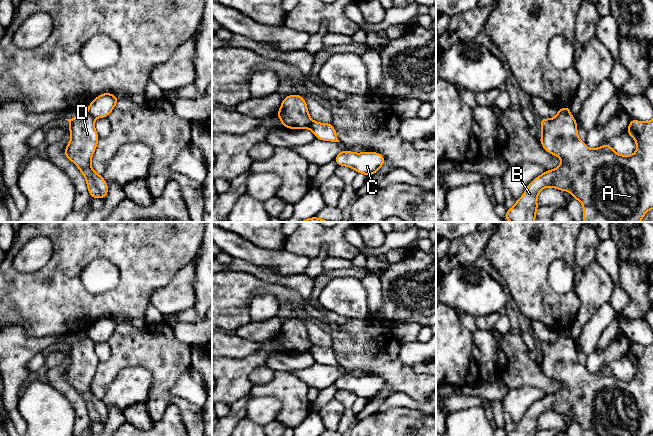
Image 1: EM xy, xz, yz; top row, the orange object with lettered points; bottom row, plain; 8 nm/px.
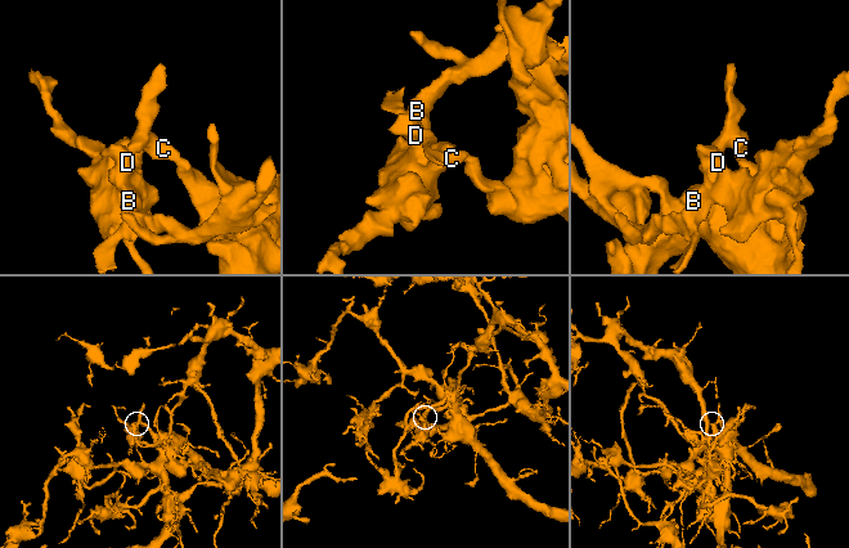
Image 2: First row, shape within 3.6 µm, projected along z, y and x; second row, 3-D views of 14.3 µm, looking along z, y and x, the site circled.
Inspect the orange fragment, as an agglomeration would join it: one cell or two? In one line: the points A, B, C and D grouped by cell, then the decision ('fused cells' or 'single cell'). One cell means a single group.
A B D / C | fused cells

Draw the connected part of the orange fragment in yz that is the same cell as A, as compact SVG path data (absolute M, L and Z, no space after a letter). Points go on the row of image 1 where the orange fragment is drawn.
M559 109L553 119L541 117L539 127L543 132L539 142L544 150L561 158L562 163L556 169L546 170L532 180L515 205L508 209L504 219L510 222L535 222L536 211L539 208L537 197L546 187L569 191L573 199L580 201L583 205L583 222L640 222L646 212L653 209L653 119L649 122L630 120L626 132L637 145L637 150L632 155L617 154L609 143L593 150L589 149L578 137L576 119L570 113L561 112Z

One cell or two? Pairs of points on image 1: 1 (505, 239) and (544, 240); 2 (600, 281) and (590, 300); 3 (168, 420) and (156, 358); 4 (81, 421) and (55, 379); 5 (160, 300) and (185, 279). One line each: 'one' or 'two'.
1: one
2: one
3: two
4: one
5: one

